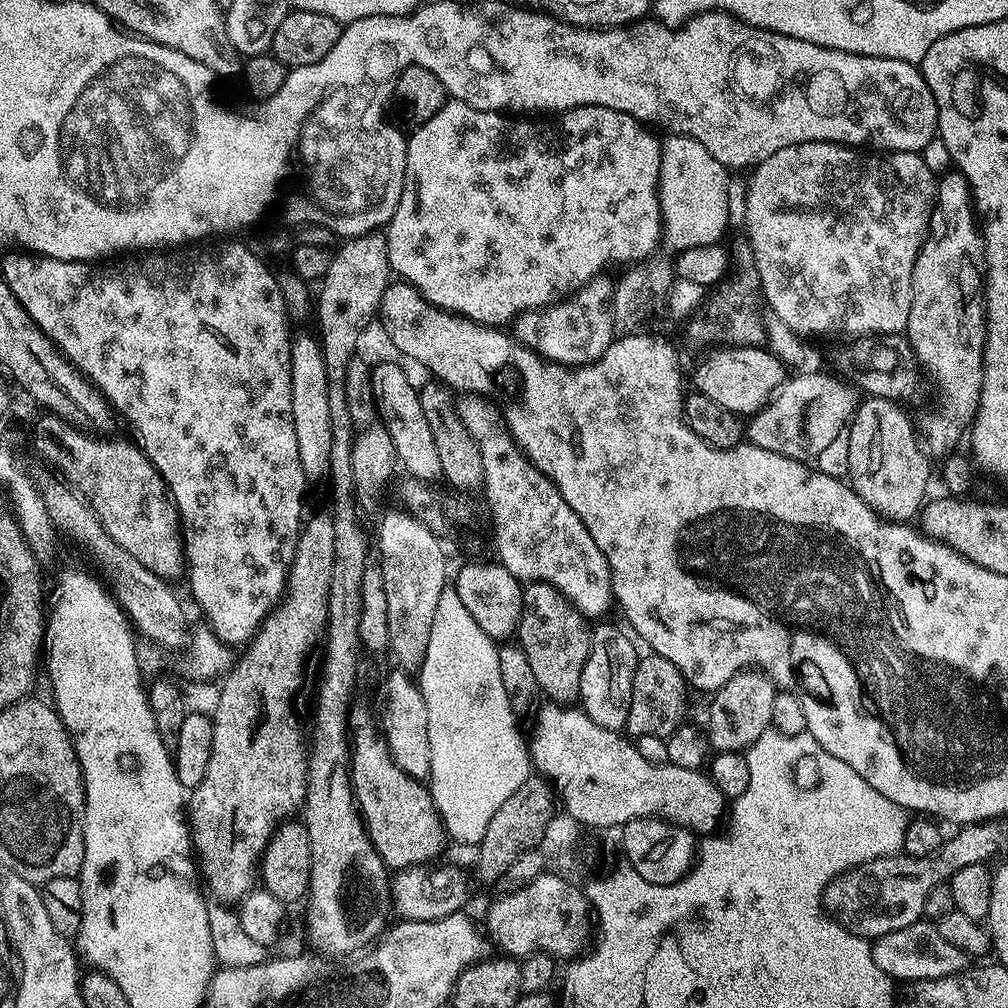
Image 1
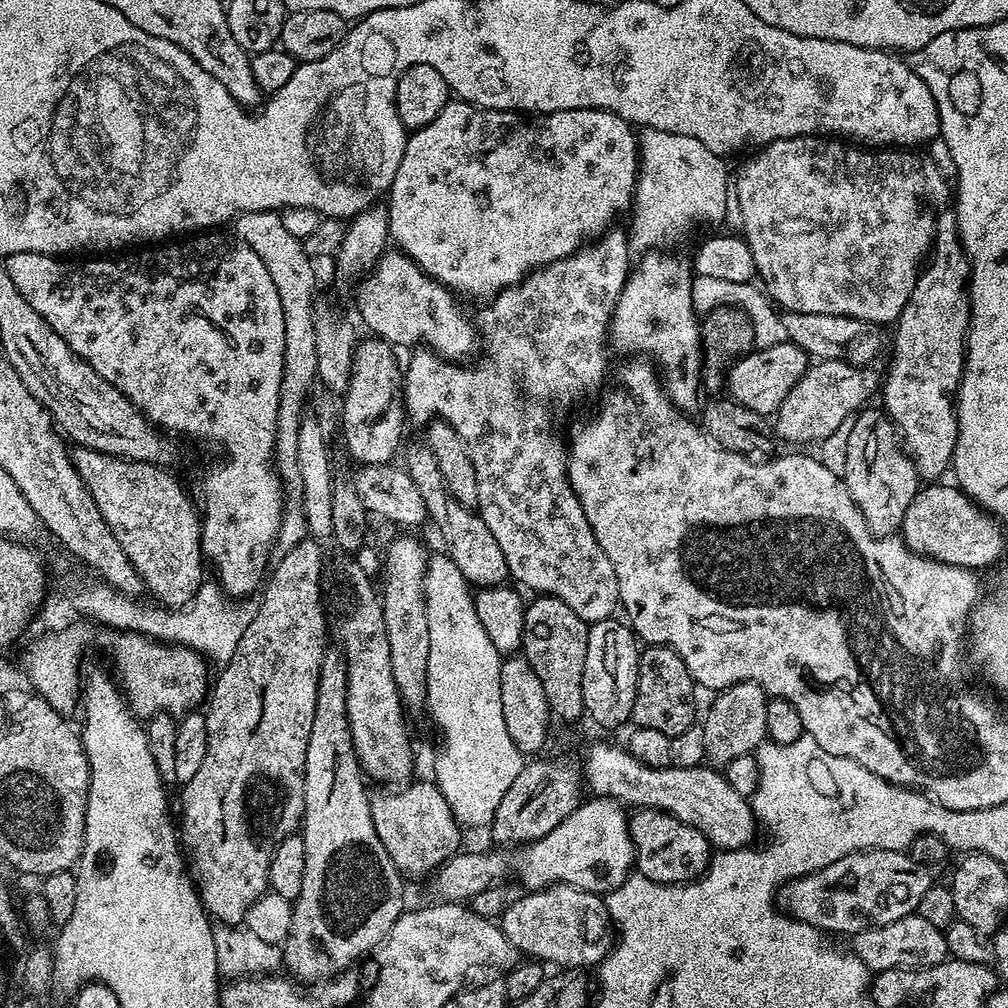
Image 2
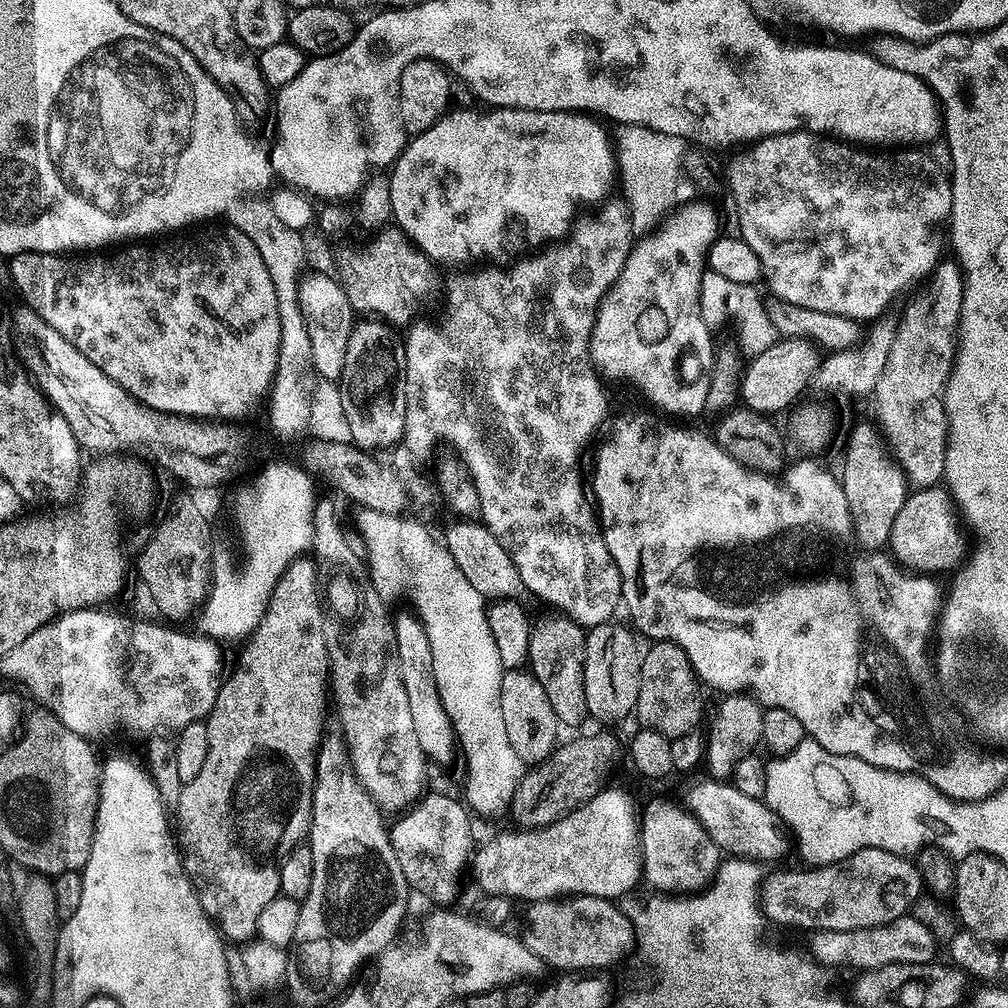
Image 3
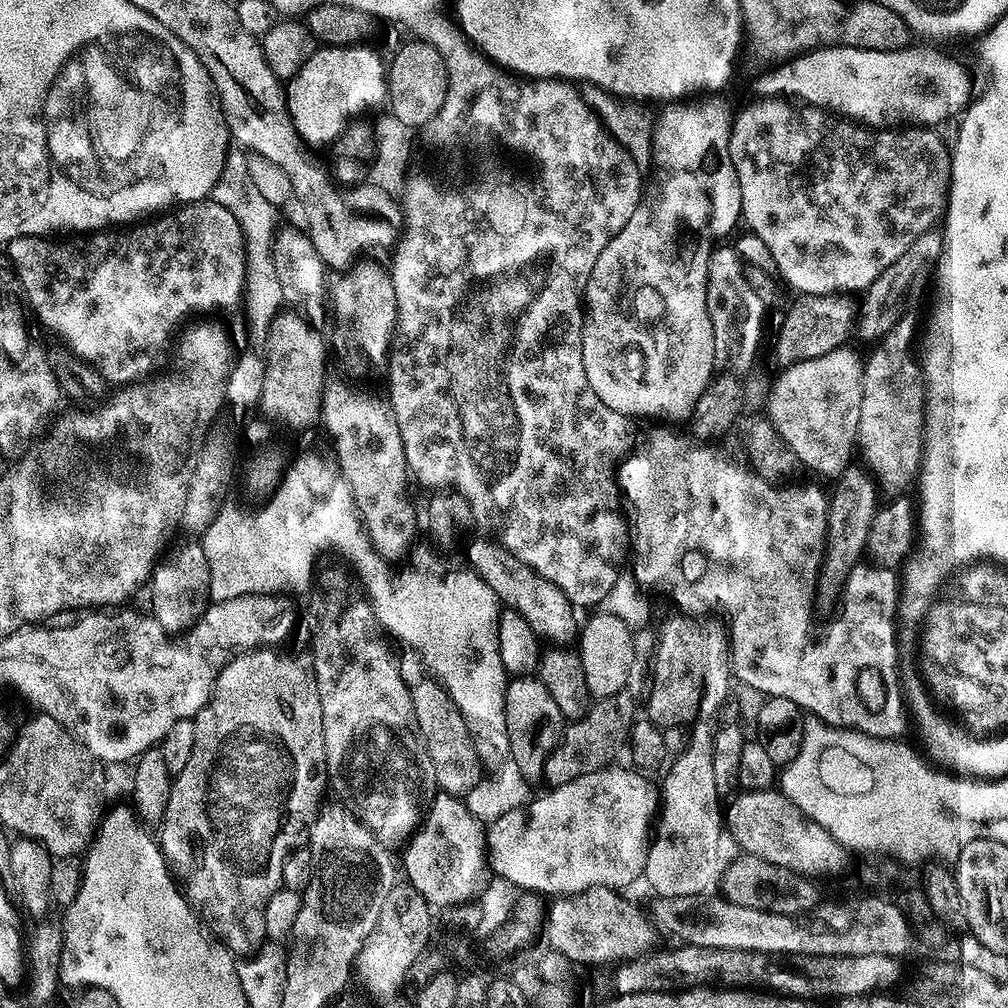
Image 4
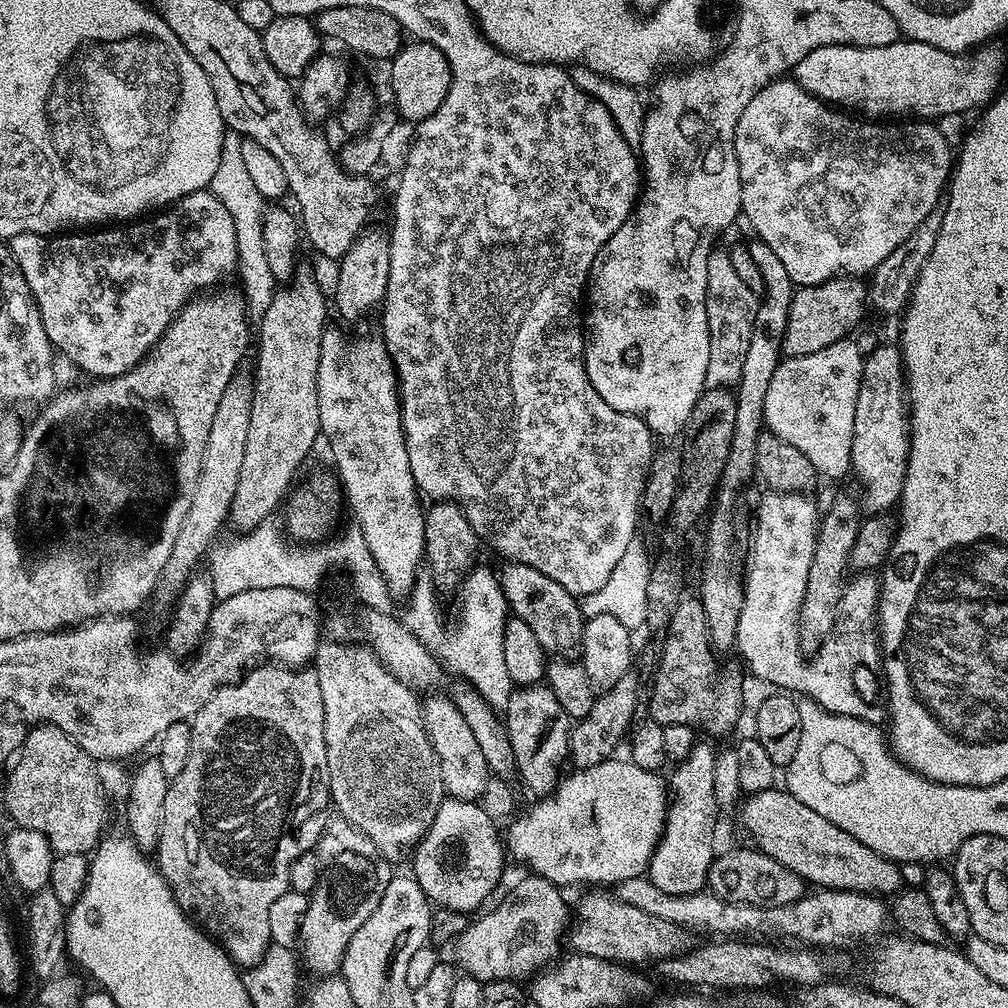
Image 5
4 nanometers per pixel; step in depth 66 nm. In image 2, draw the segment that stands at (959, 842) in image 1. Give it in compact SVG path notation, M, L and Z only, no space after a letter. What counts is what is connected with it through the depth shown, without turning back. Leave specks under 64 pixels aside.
M868 848L865 852L846 854L838 862L830 862L830 866L779 885L778 904L793 920L819 928L821 933L855 934L913 915L922 896L934 884L928 872L931 871L913 860L907 851Z

